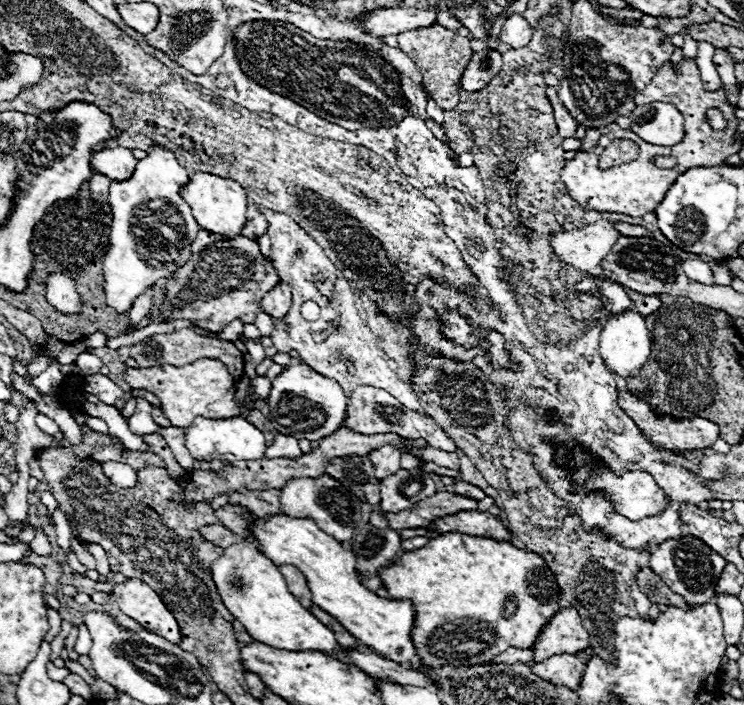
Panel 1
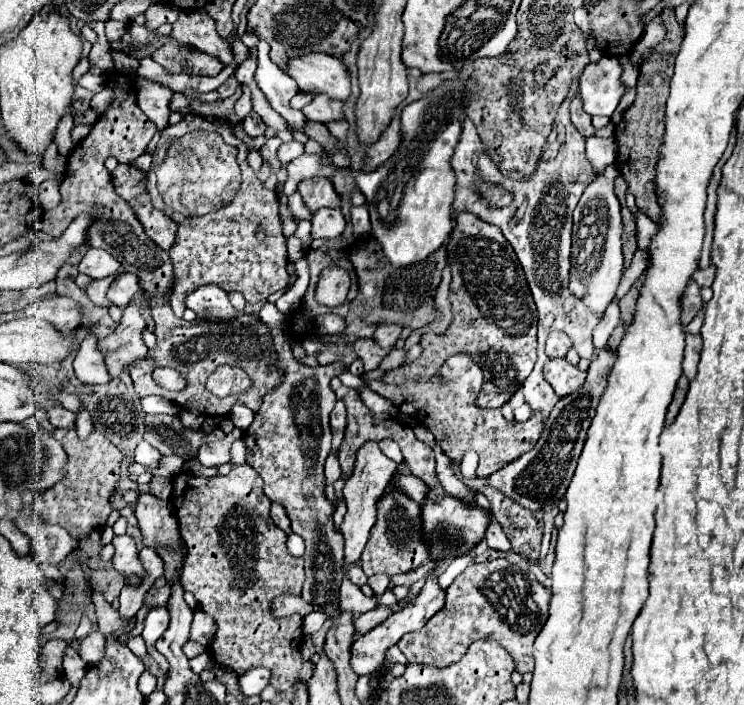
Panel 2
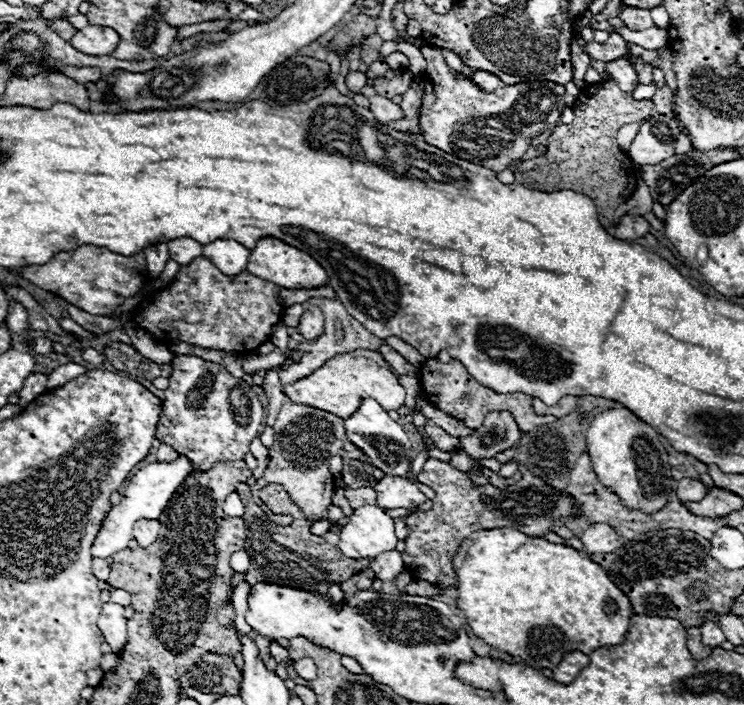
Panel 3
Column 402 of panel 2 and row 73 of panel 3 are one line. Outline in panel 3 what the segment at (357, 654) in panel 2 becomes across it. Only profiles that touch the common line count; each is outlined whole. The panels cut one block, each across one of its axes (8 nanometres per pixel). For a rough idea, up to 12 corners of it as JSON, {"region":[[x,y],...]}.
{"region":[[624,58],[606,62],[606,72],[624,92],[638,84]]}

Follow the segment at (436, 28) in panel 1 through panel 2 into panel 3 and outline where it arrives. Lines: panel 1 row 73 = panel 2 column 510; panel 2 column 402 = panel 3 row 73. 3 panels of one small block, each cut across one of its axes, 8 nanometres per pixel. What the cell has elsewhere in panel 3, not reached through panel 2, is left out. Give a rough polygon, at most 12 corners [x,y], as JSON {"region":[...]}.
{"region":[[408,68],[388,70],[374,80],[380,96],[402,96],[414,82]]}

